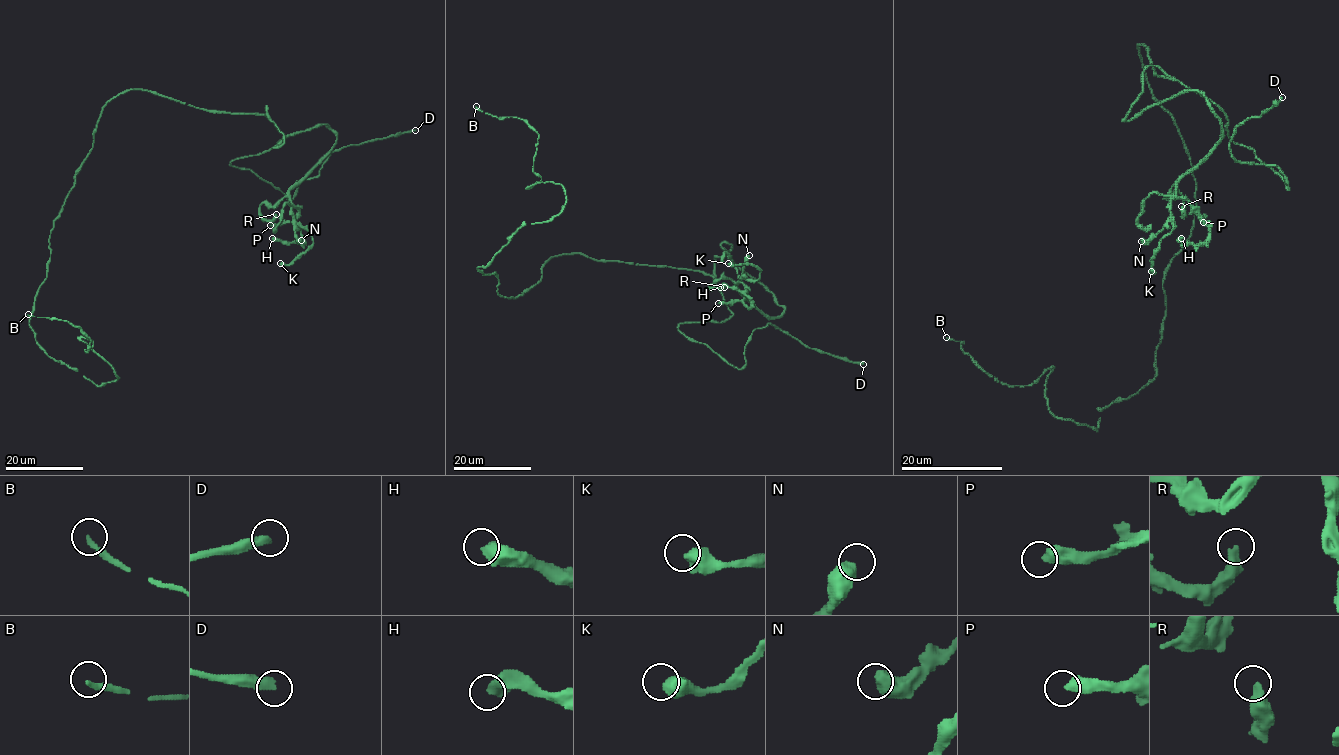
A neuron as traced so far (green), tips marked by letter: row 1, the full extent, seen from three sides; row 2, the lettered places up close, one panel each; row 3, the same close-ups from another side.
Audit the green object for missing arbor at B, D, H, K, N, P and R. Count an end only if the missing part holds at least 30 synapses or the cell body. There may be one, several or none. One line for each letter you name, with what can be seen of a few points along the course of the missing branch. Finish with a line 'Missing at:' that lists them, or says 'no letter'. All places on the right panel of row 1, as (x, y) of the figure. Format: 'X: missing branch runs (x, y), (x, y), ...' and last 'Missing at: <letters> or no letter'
D: missing branch runs (1282, 97), (1256, 72), (1227, 72), (1180, 100), (1180, 134), (1216, 190), (1214, 210), (1197, 209)
Missing at: D

